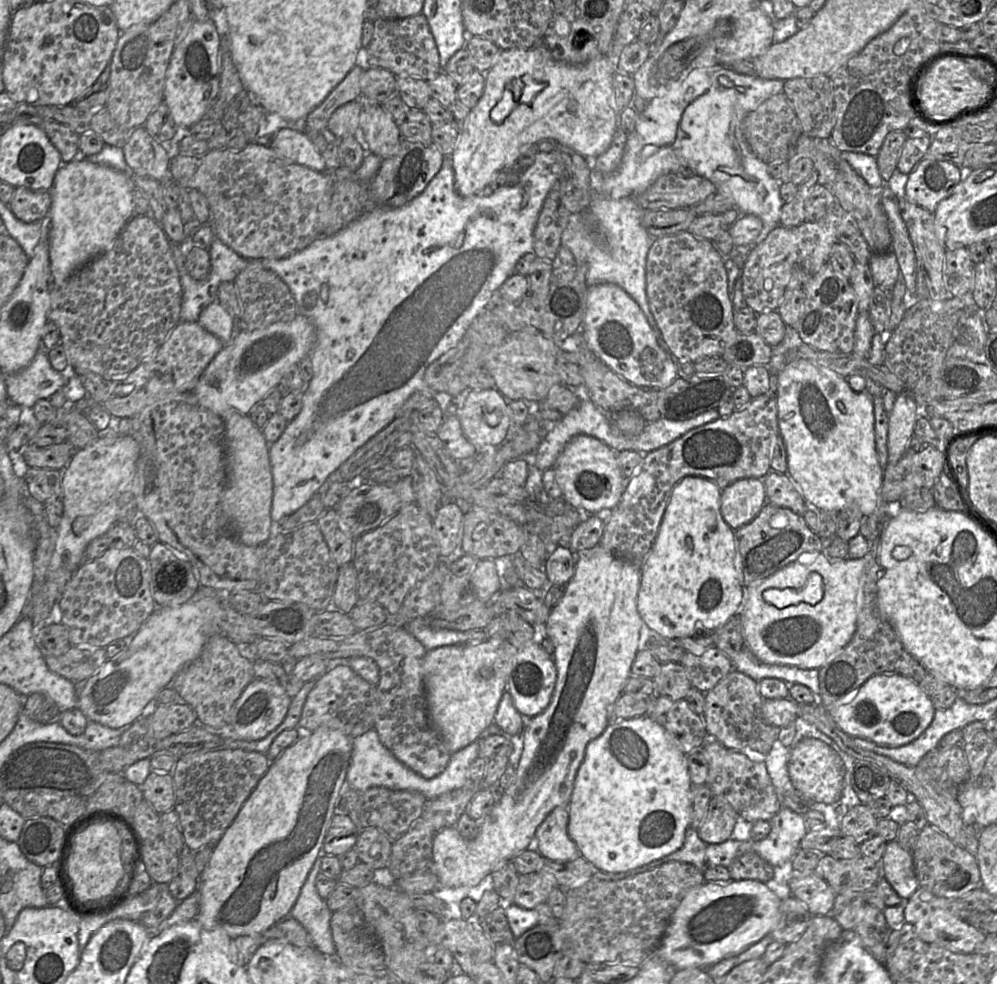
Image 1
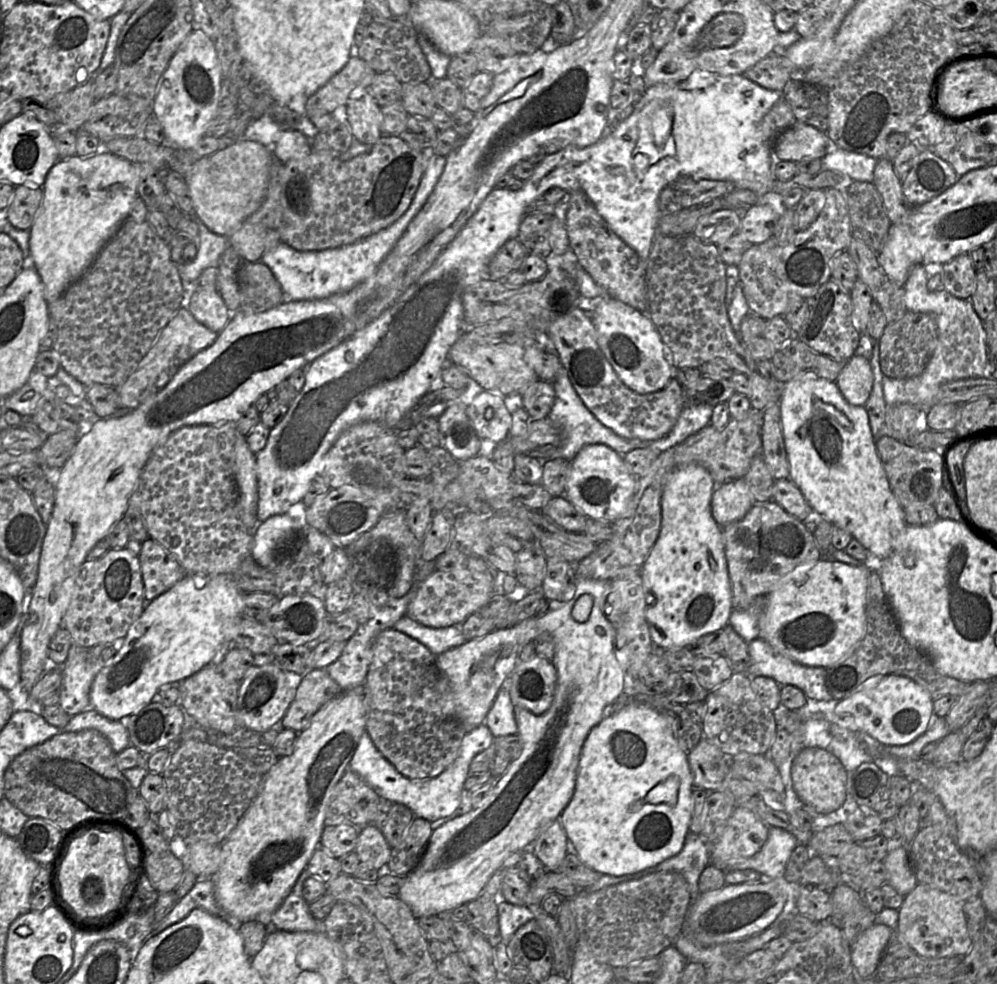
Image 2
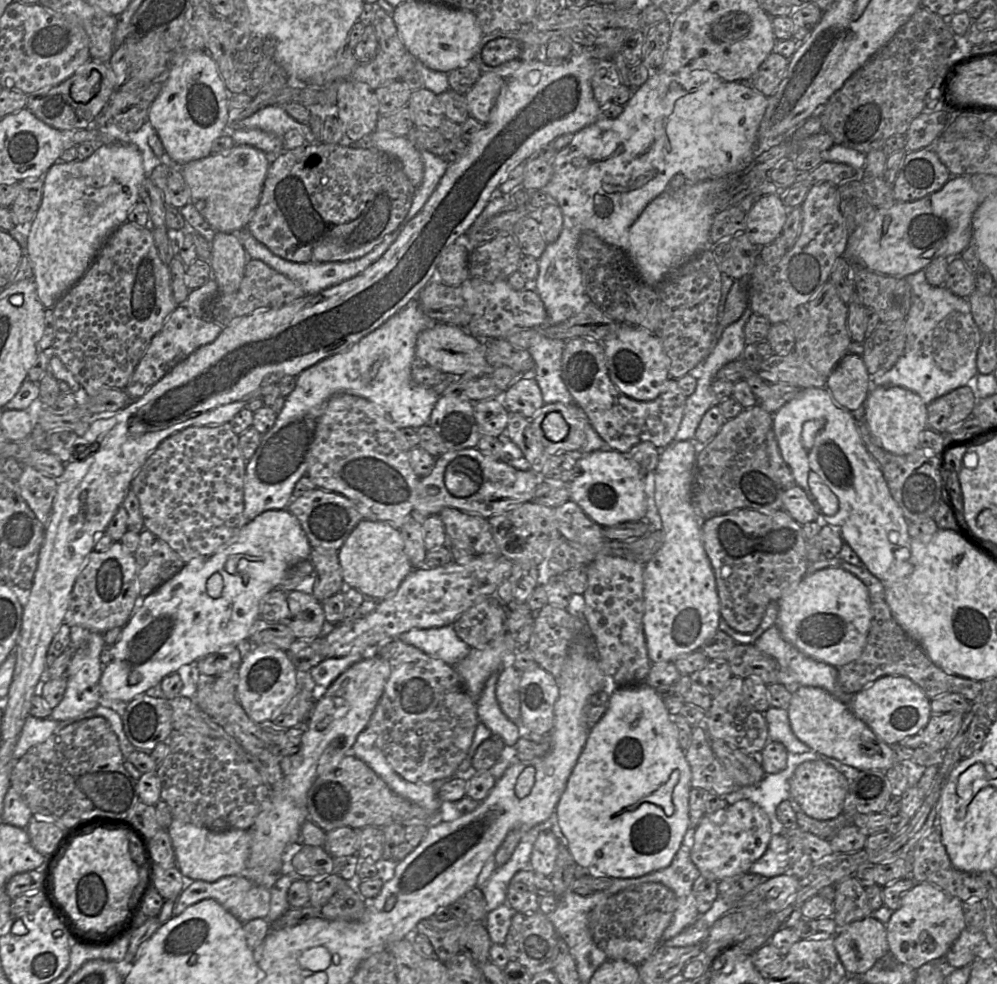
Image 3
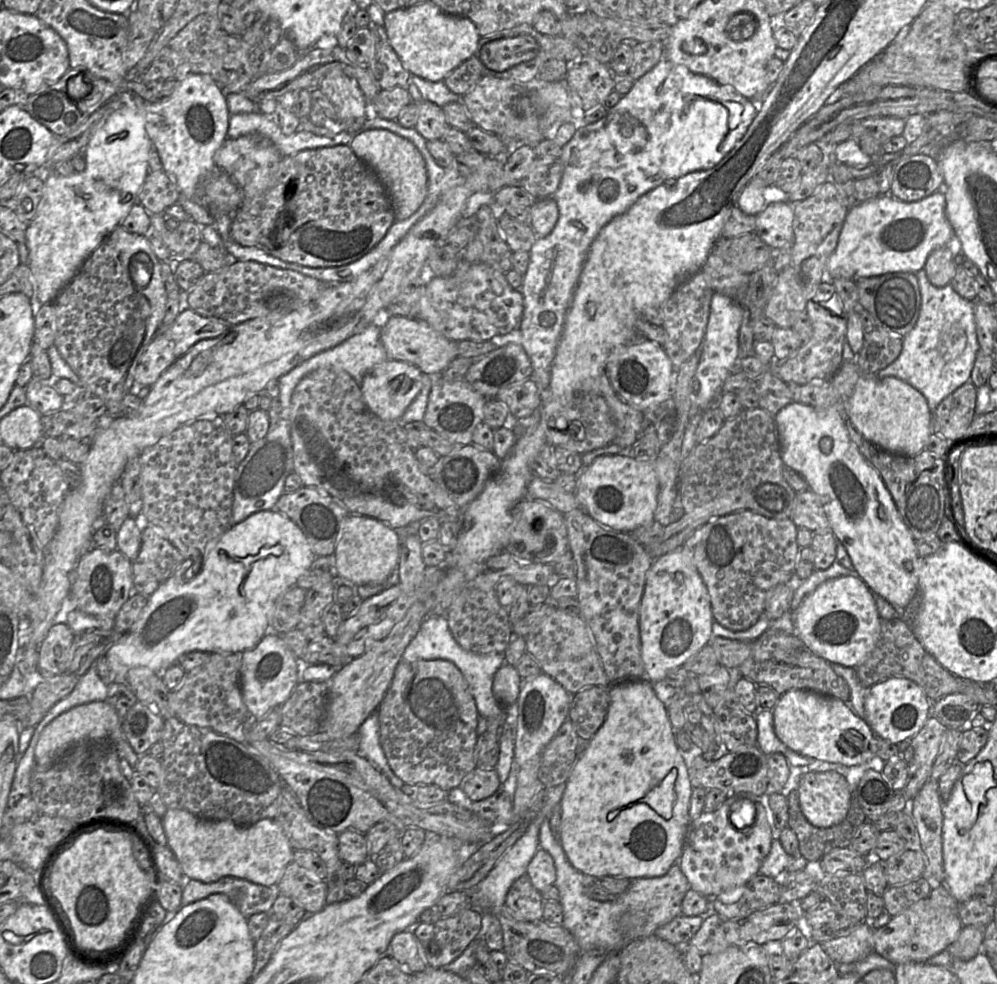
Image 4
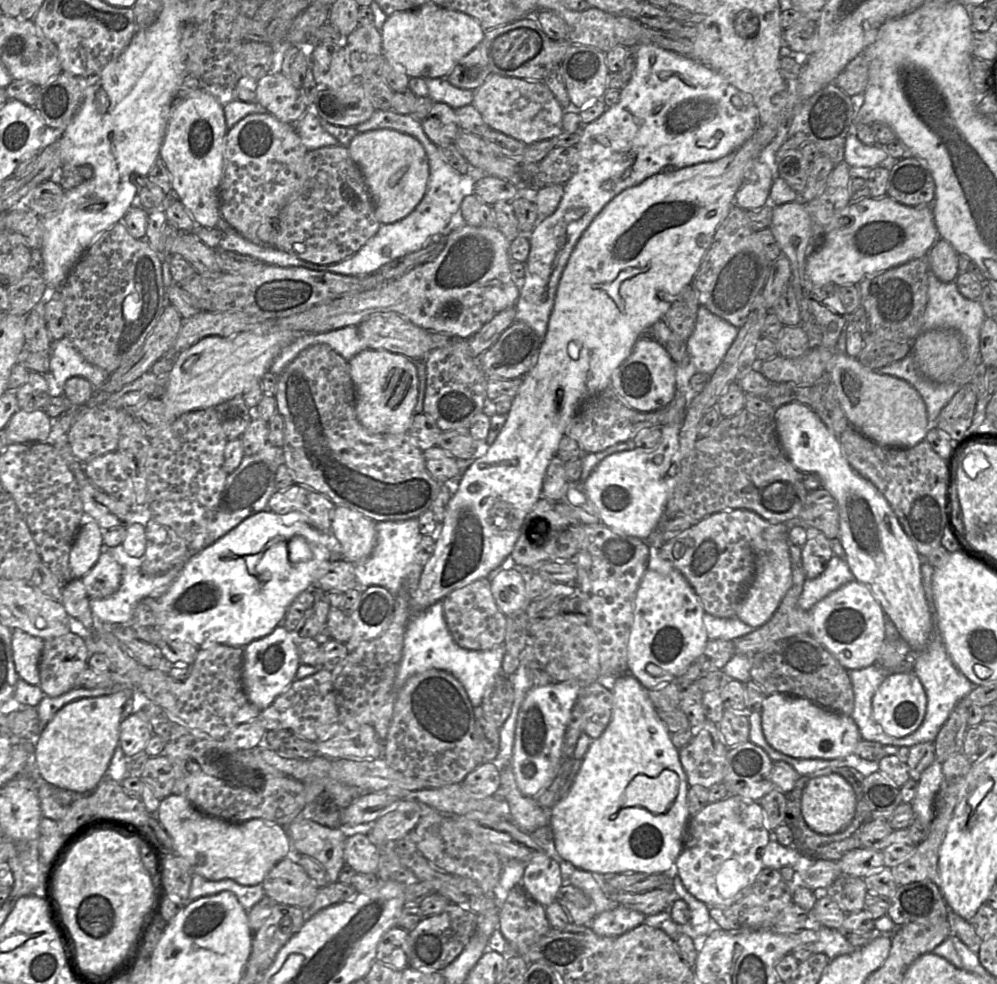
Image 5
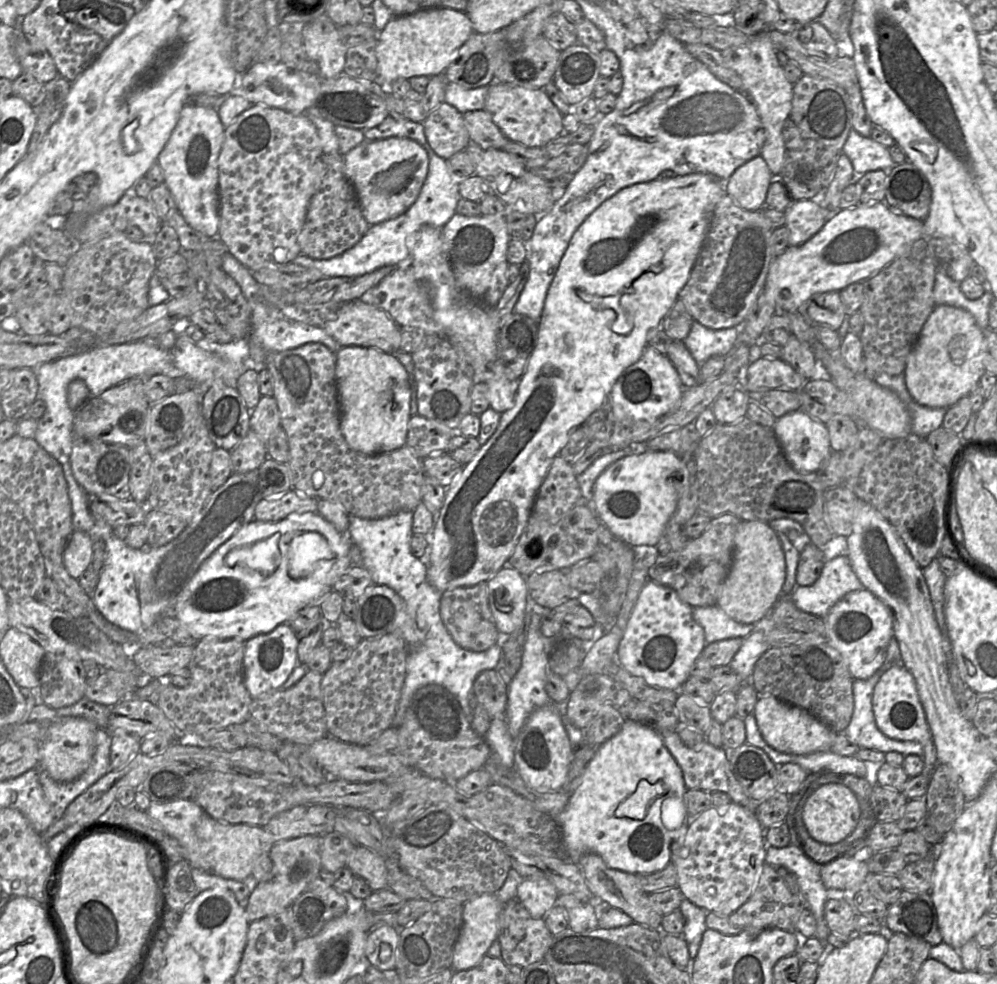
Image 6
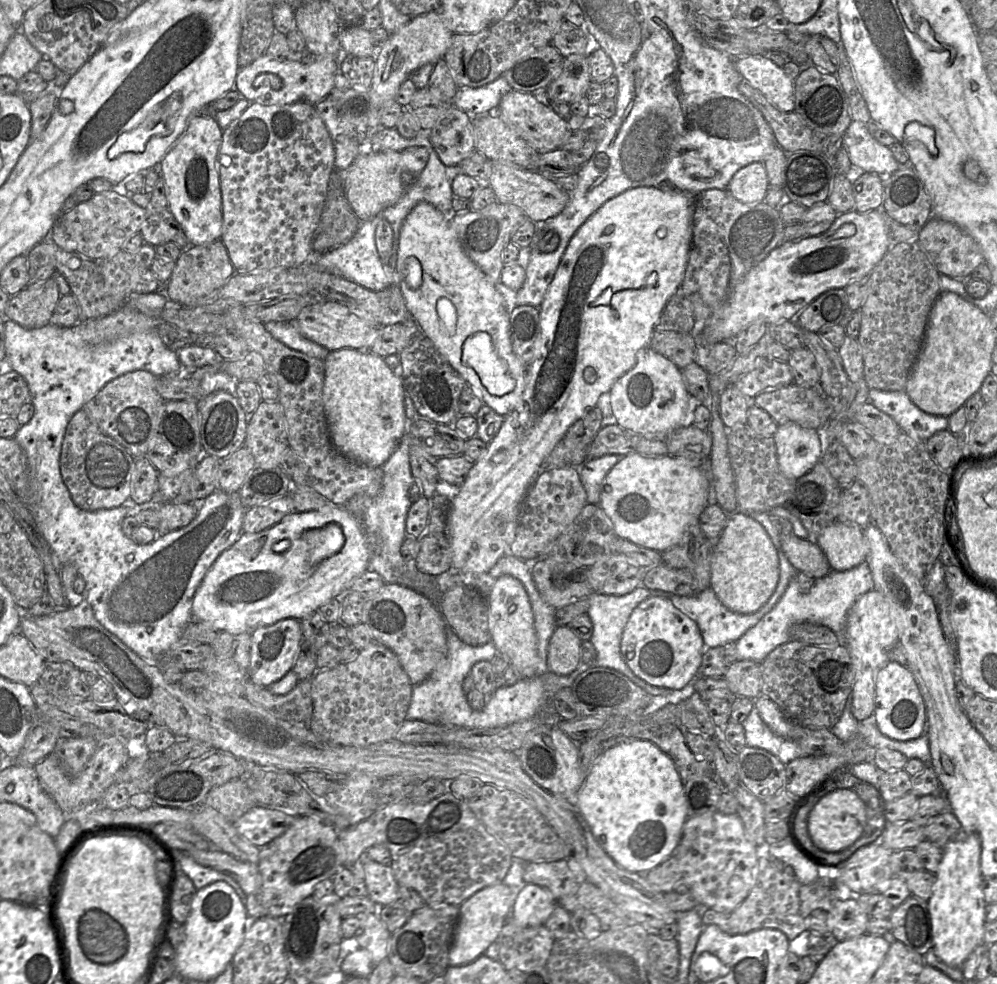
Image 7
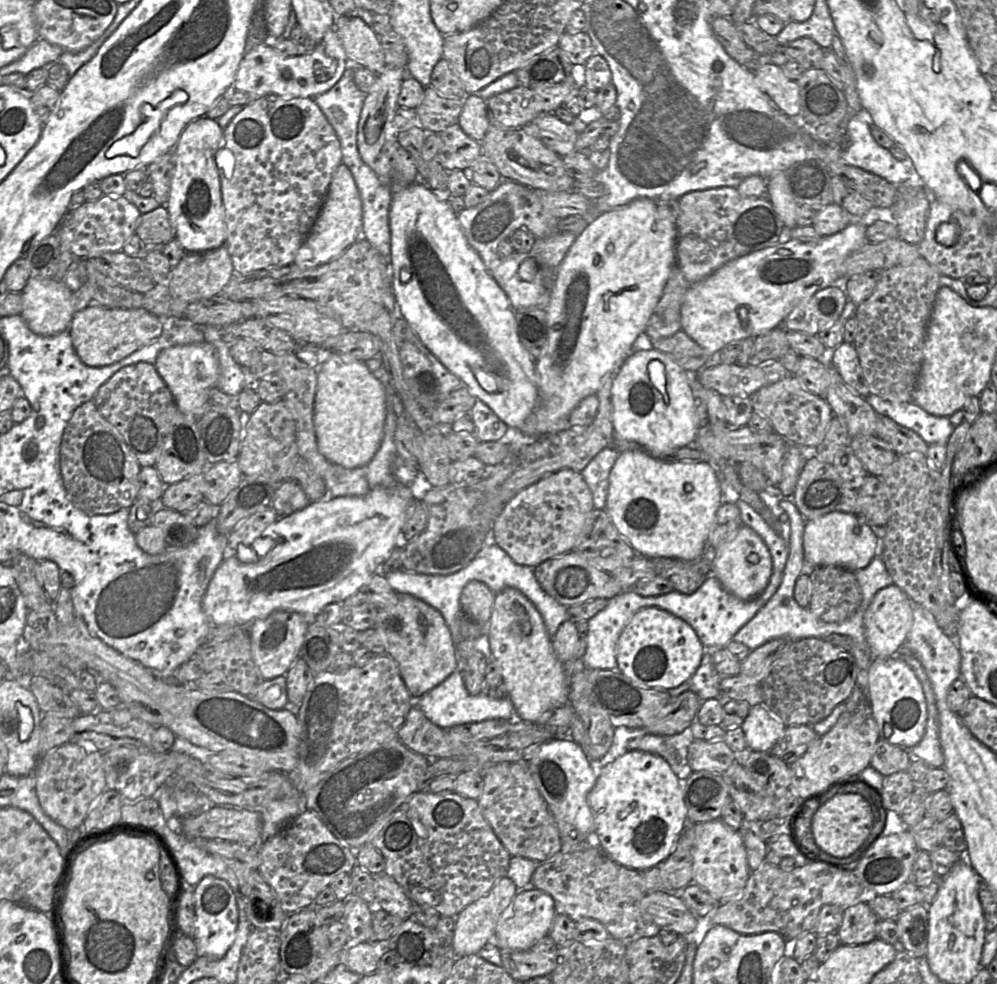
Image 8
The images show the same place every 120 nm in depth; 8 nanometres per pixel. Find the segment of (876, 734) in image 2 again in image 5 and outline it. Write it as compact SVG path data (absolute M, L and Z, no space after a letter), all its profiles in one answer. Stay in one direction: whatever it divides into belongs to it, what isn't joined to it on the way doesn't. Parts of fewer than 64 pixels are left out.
M914 672L889 674L872 698L874 720L881 726L884 733L892 737L904 737L915 732L924 720L926 709L926 693Z

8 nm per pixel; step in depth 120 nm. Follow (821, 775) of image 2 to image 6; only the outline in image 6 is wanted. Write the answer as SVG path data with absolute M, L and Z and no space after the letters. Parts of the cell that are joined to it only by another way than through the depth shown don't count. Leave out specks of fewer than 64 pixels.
M828 783L816 789L805 801L803 824L809 835L823 844L836 844L848 837L859 820L859 805L855 794L845 785Z

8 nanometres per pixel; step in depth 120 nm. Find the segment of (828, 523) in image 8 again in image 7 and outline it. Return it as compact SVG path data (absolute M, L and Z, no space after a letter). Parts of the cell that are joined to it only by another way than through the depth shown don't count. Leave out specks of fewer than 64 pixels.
M838 520L822 531L816 543L834 571L850 570L865 562L869 554L863 528Z

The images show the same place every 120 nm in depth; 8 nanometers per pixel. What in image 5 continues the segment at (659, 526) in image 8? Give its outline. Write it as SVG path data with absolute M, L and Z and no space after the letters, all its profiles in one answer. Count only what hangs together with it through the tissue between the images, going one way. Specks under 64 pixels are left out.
M674 421L662 428L661 441L656 449L643 452L641 449L615 453L605 457L583 483L589 498L598 510L601 522L613 531L646 540L657 527L669 500L674 485L675 466L679 451L679 433L683 423Z

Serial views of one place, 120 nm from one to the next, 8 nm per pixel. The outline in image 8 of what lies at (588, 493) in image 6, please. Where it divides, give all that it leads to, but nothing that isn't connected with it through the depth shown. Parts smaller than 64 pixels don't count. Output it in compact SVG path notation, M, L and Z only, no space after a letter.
M606 447L596 454L580 472L592 492L596 509L605 509L609 489L610 471L619 455L613 447Z

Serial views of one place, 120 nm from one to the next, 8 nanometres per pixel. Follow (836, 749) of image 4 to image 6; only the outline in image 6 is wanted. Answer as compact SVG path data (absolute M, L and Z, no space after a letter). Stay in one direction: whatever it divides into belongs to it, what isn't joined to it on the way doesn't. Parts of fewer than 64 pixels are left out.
M759 696L753 715L765 742L775 750L804 755L818 751L830 750L836 733L831 731L803 708L787 704L774 696Z

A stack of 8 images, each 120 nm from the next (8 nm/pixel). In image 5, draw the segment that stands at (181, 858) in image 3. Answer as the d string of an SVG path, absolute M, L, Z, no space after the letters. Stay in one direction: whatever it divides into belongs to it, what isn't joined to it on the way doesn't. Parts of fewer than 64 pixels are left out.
M180 795L162 799L156 817L172 839L175 854L188 861L193 874L210 881L231 879L244 886L261 885L269 871L293 851L284 826L264 819L229 823L206 815Z

